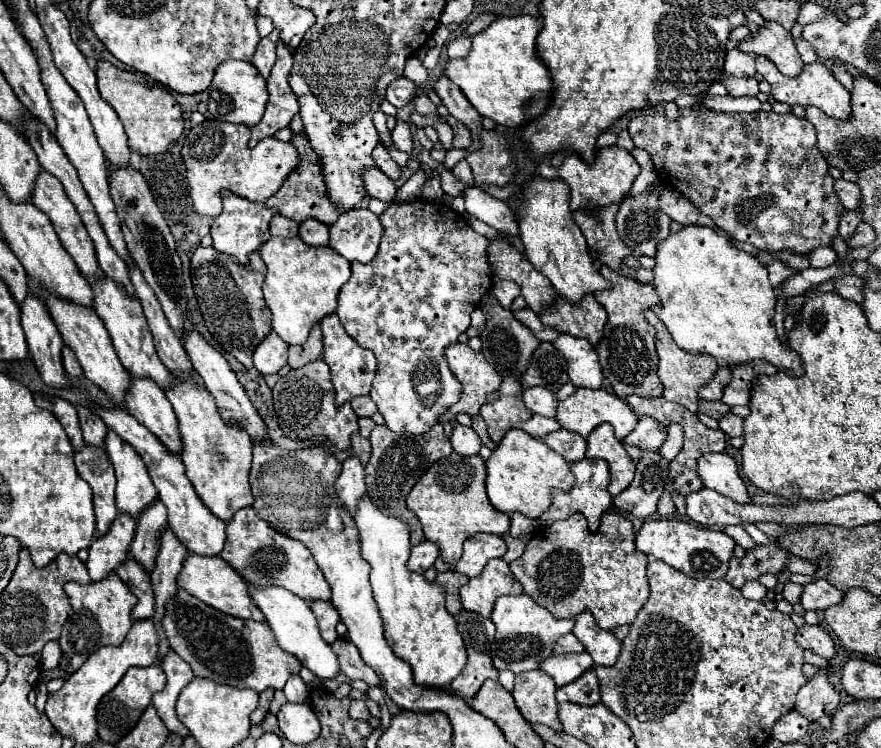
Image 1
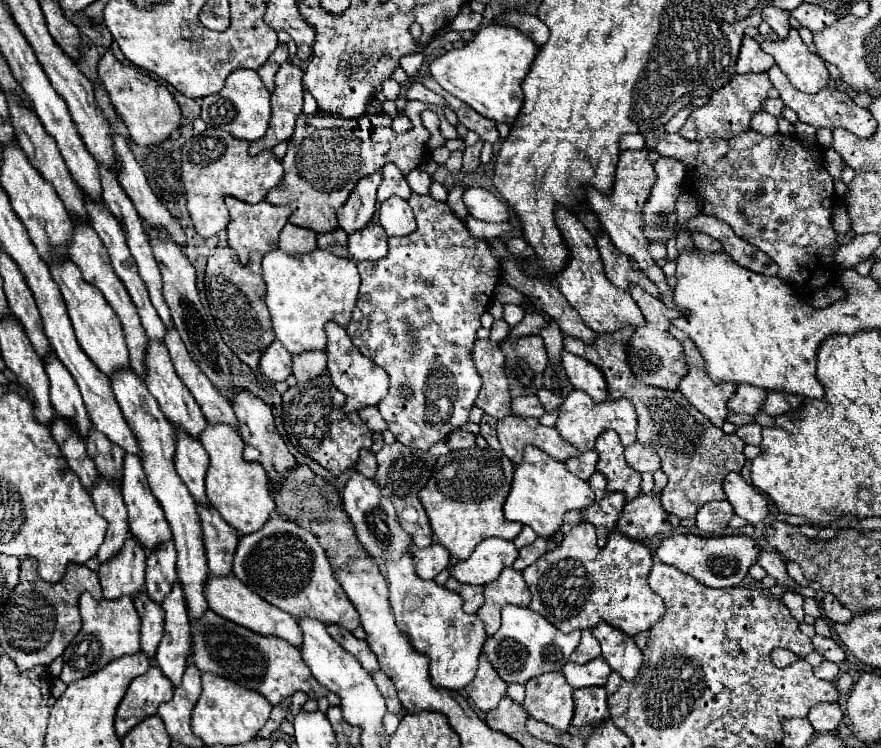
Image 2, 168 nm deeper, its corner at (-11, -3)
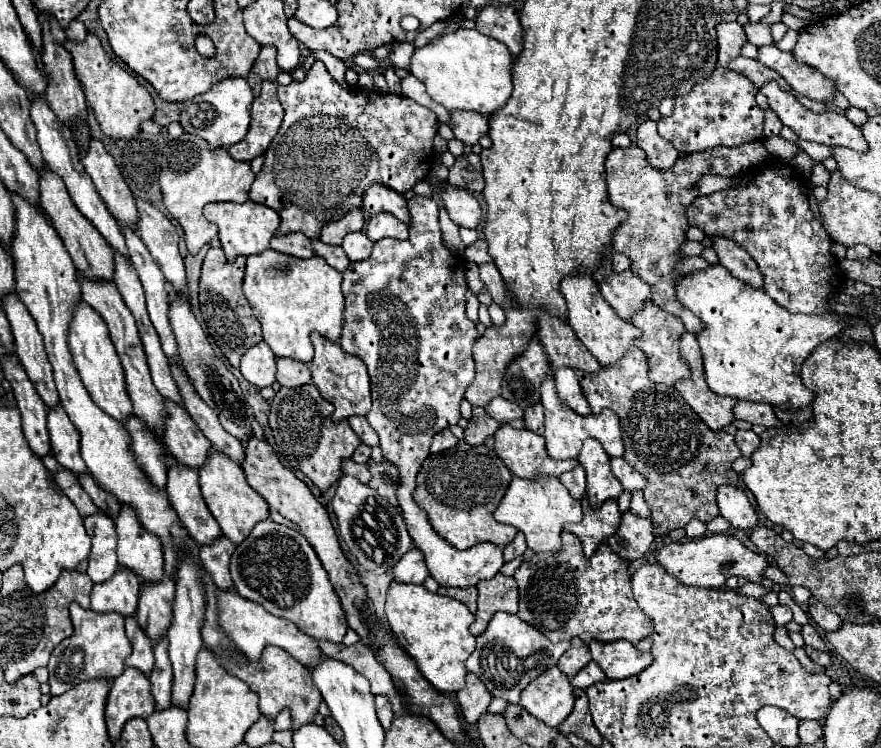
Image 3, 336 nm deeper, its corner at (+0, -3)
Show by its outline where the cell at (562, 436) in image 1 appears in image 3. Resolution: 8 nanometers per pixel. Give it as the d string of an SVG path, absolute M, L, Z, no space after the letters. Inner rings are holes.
M576 466L574 470L566 472L560 476L560 482L568 488L570 496L574 500L580 500L584 496L584 488L586 488L586 476L584 476L584 468L582 466Z

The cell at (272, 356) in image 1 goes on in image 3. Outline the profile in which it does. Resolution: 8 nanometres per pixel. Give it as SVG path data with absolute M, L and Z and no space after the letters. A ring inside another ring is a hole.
M266 342L252 346L240 360L240 372L258 388L272 386L276 380L276 356L270 346Z

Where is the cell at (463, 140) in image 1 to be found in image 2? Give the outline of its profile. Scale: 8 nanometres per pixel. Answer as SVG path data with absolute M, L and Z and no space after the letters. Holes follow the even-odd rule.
M475 142L473 146L467 146L465 152L463 152L463 168L469 170L469 172L475 172L481 162L479 162L479 154L481 154L481 148L483 148L483 142Z

